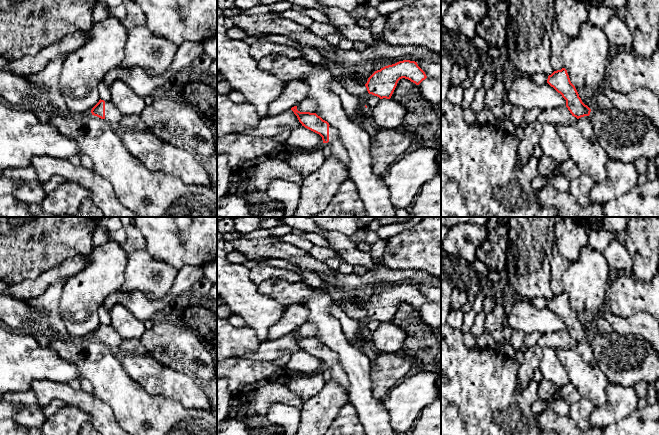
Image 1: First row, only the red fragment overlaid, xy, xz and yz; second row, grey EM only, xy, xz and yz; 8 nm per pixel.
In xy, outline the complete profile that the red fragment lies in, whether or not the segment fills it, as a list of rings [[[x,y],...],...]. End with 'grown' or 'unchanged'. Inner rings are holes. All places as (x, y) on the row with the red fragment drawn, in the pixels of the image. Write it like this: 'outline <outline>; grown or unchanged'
outline [[[99,100],[99,102],[92,108],[92,115],[104,119],[113,127],[118,126],[119,121],[123,117],[122,113],[117,109],[111,100]]]; grown

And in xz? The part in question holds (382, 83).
outline [[[403,60],[375,71],[368,78],[365,86],[369,94],[380,99],[390,99],[398,81],[402,78],[419,85],[427,76],[417,62]]]; unchanged

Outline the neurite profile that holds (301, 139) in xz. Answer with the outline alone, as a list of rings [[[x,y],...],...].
[[[300,126],[290,132],[290,136],[281,144],[279,155],[286,155],[294,151],[313,151],[323,145],[322,137]]]

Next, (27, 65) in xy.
[[[76,31],[59,39],[54,44],[40,50],[36,55],[24,56],[9,62],[7,71],[18,76],[27,77],[41,72],[53,57],[76,51],[86,40],[87,31]]]

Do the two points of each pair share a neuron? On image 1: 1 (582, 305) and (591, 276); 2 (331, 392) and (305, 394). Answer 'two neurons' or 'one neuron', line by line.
1: one neuron
2: two neurons

